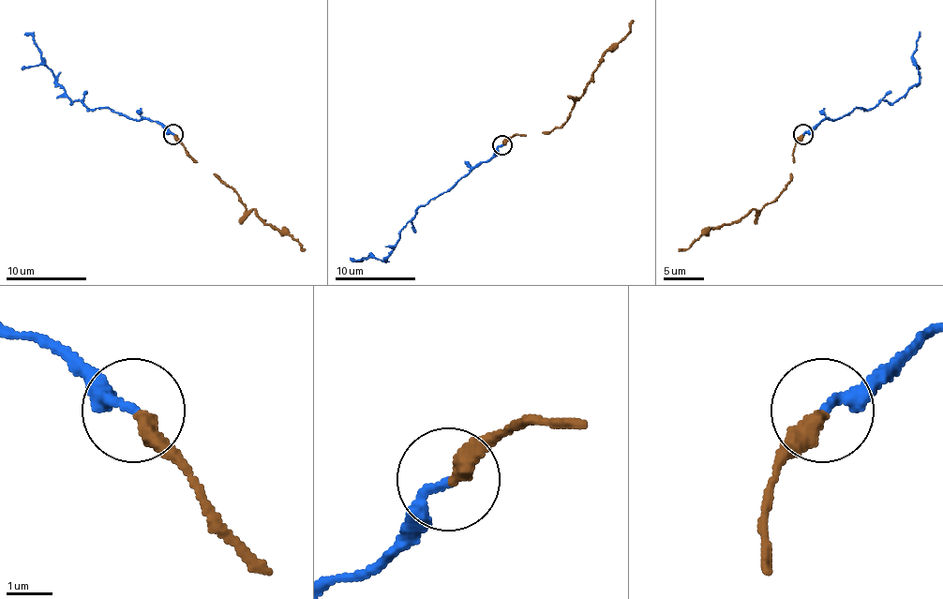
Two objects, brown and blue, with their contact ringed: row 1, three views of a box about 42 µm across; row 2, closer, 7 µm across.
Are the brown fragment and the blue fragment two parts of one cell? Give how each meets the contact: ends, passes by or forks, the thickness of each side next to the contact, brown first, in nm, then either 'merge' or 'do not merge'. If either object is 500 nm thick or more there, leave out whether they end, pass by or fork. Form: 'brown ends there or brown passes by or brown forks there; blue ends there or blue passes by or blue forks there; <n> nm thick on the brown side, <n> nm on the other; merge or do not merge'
brown ends there; blue ends there; 400 nm thick on the brown side, 200 nm on the other; do not merge

